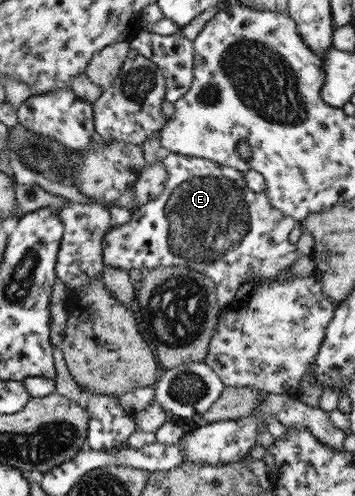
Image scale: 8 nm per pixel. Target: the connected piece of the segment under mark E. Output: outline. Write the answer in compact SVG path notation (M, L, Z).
M161 151L158 156L168 175L164 188L155 199L133 207L126 223L108 228L102 237L102 263L123 271L138 269L146 272L155 267L177 266L205 274L215 284L218 320L235 300L240 285L250 281L249 276L252 280L270 282L290 269L299 253L295 244L289 243L288 233L297 221L271 207L264 192L247 189L243 173L232 167L166 151Z

